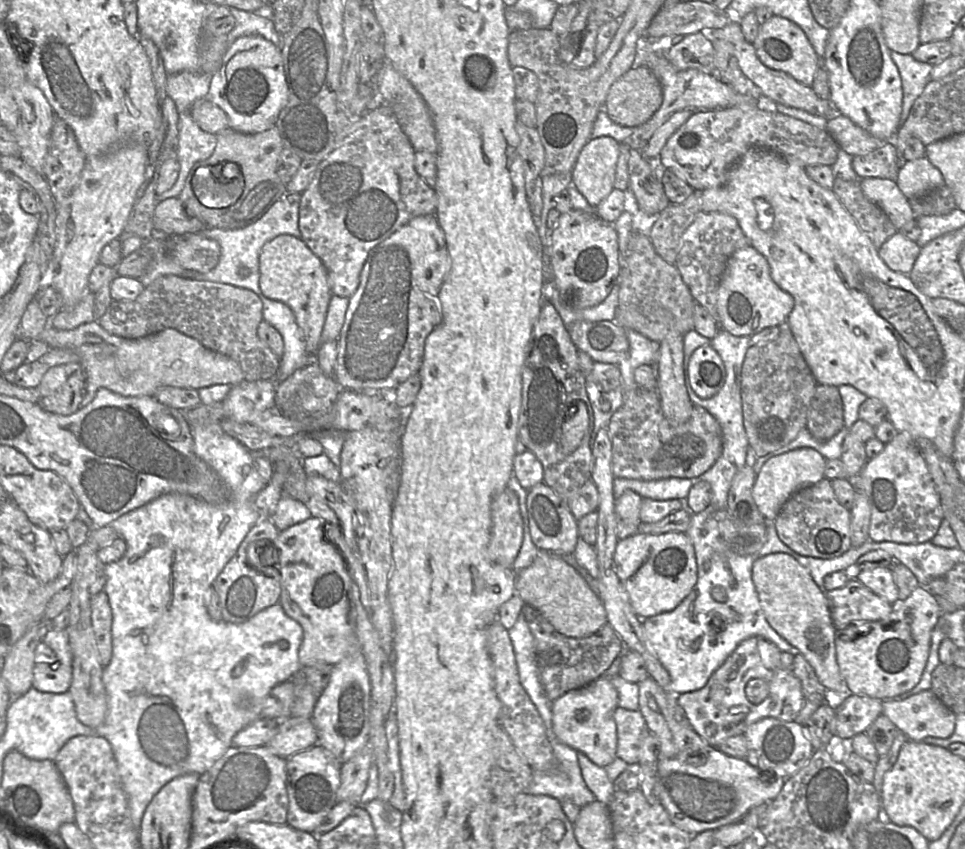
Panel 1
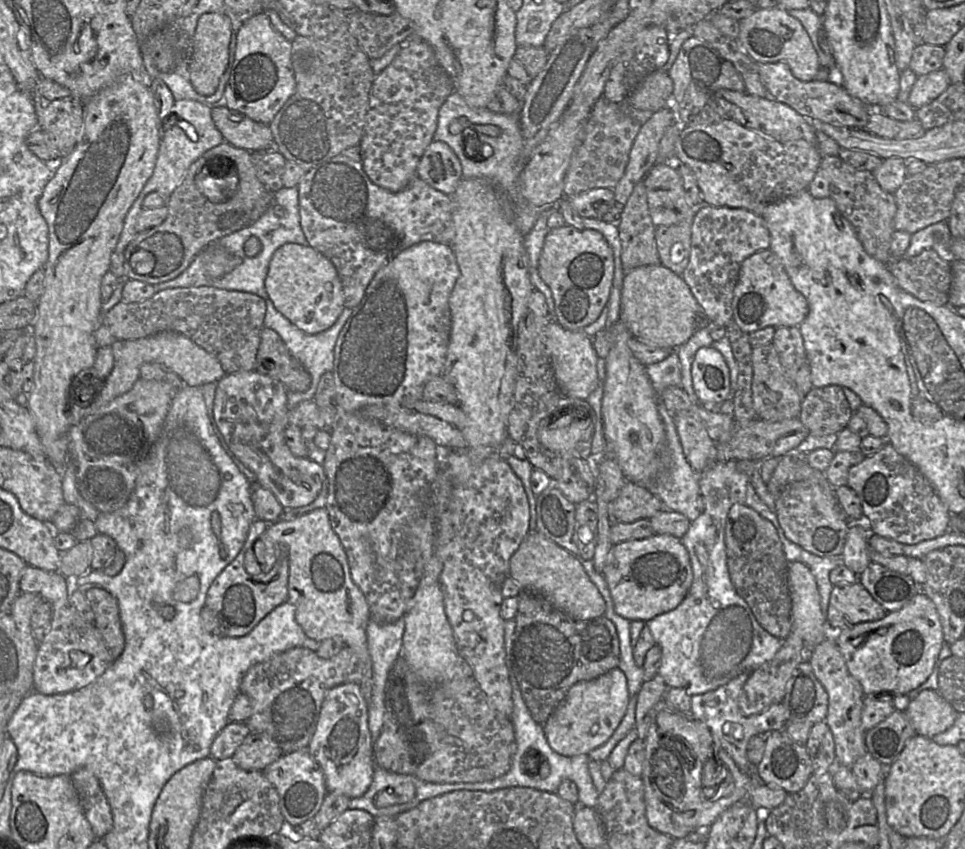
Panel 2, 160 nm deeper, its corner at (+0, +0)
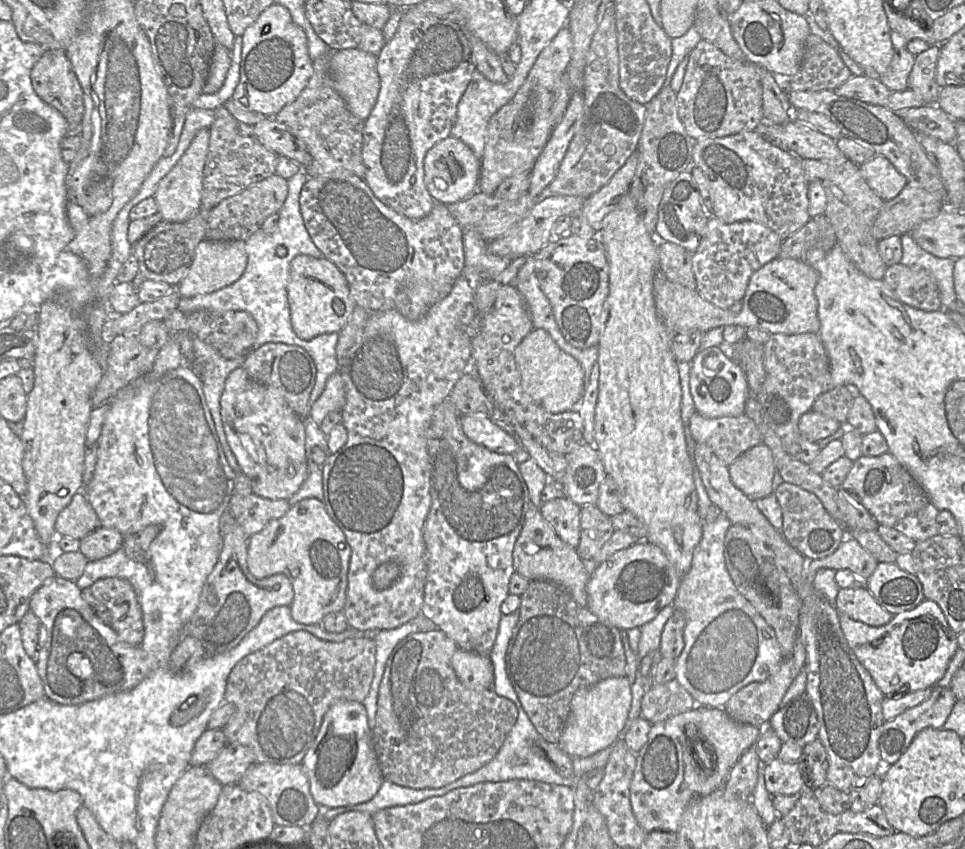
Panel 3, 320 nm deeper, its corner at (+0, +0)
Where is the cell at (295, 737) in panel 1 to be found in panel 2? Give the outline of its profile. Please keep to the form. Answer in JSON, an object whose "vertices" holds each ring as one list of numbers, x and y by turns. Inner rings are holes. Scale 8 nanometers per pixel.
{"vertices":[[250,733,232,756,247,771,262,771,283,755,279,745,266,733]]}

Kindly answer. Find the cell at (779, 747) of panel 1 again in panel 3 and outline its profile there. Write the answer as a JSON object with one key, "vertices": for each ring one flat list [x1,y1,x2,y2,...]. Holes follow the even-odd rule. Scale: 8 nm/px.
{"vertices":[[778,757,763,764,765,787,771,796,799,795,804,789,797,762,785,763]]}

